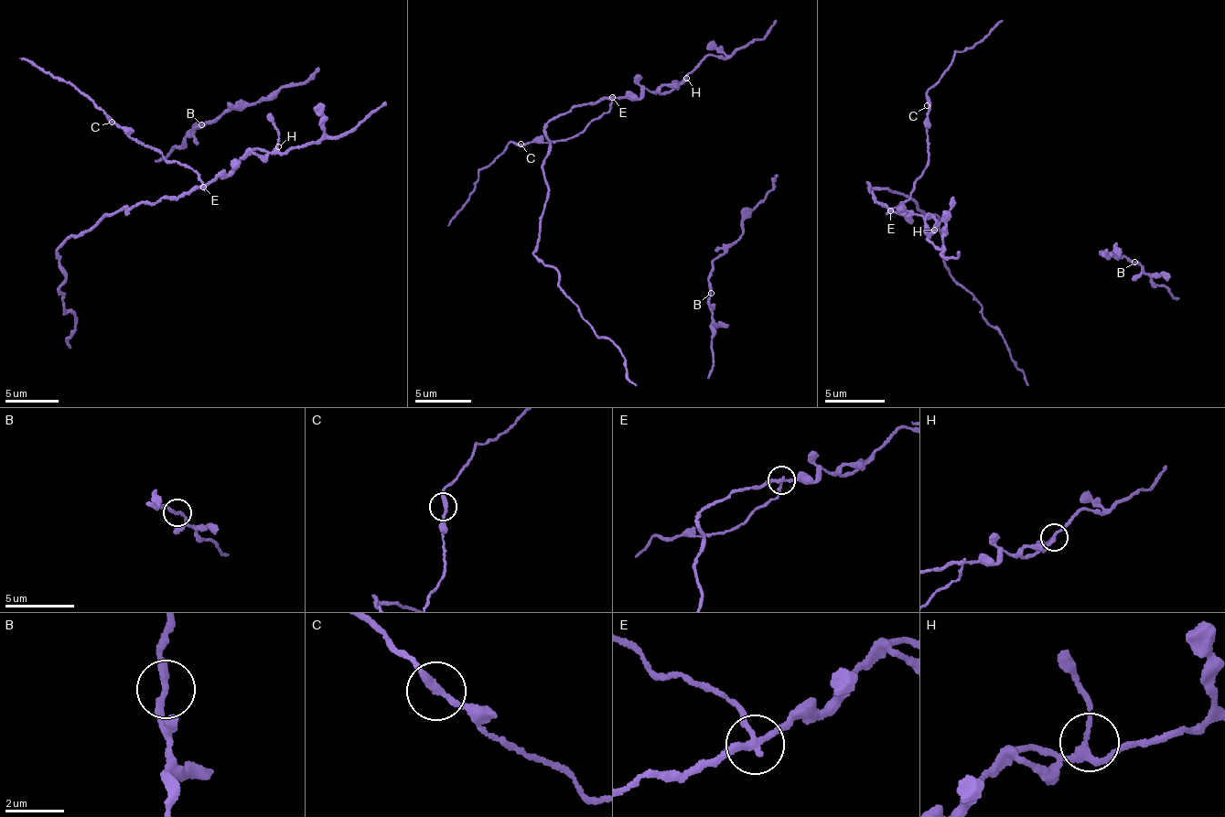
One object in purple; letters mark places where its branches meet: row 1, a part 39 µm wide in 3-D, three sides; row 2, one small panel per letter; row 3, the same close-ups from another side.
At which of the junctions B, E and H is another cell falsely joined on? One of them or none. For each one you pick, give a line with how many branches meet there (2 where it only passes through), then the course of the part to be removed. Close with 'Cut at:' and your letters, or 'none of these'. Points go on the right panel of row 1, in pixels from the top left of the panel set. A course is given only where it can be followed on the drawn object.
E: branches 3; course (890, 210), (907, 199), (929, 156), (925, 139), (930, 85), (940, 83), (956, 53), (983, 42), (1002, 20)
Cut at: E

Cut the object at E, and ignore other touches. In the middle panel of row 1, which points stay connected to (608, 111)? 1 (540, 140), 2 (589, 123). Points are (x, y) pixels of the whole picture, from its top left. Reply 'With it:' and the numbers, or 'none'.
With it: 1, 2

